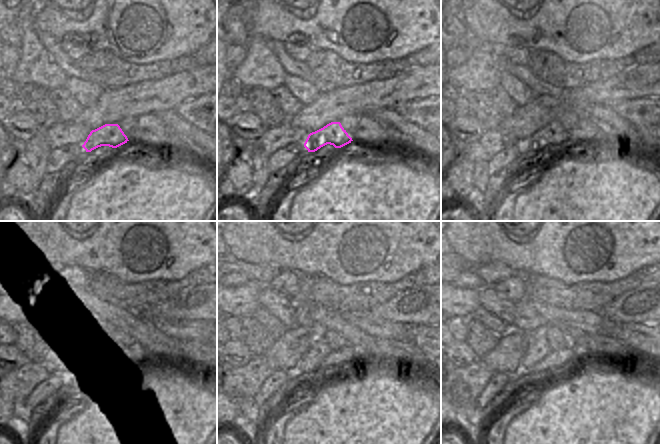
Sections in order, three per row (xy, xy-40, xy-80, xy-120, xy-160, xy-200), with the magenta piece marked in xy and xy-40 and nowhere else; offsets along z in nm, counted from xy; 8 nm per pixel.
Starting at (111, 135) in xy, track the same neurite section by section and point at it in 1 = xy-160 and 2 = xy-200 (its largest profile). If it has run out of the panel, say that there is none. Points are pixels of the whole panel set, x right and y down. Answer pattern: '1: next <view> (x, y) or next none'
1: next xy-160 (319, 349)
2: next xy-200 (538, 347)

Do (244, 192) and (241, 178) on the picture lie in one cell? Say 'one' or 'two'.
one

